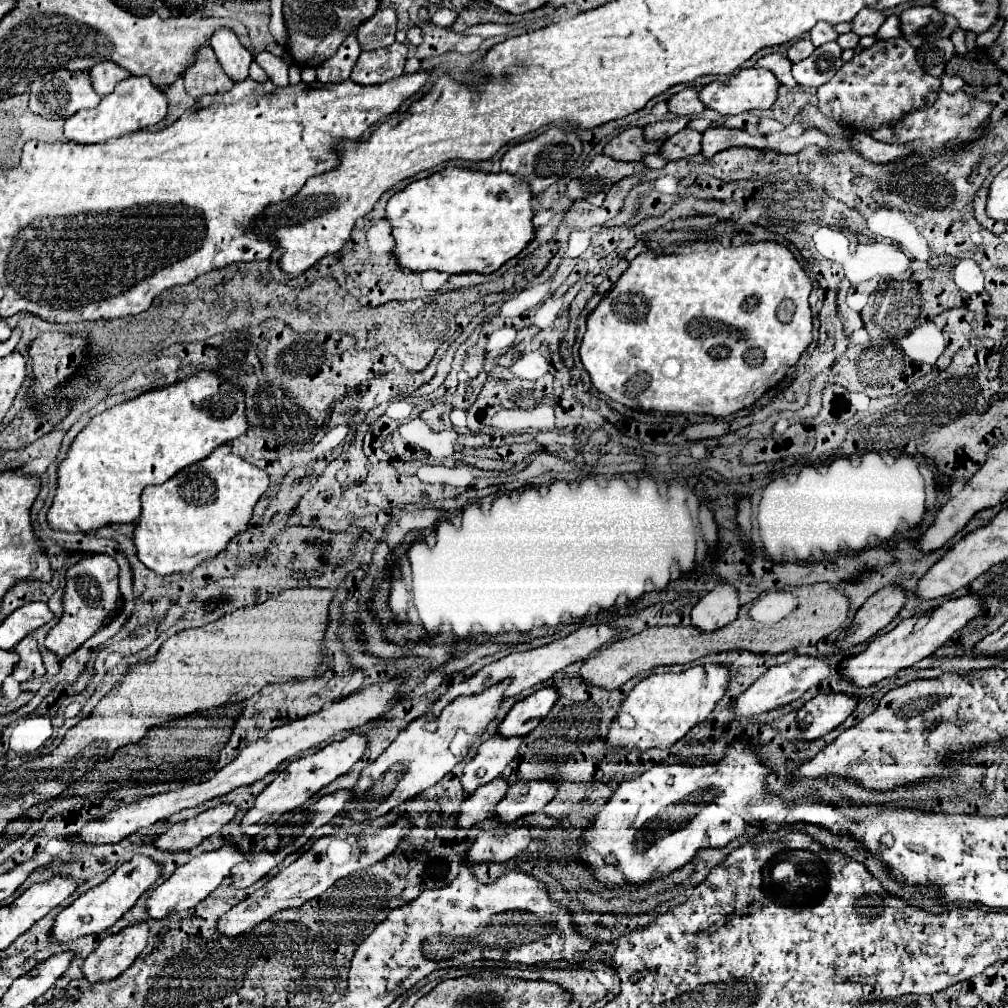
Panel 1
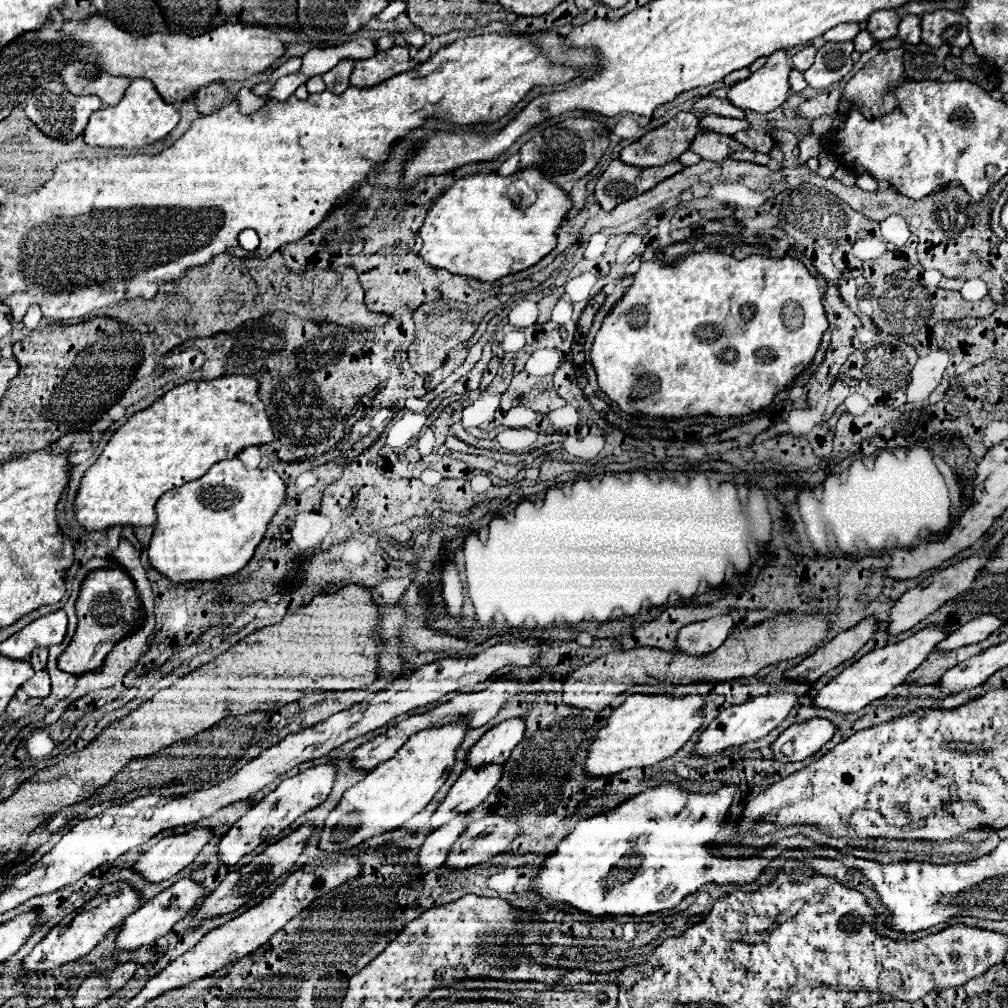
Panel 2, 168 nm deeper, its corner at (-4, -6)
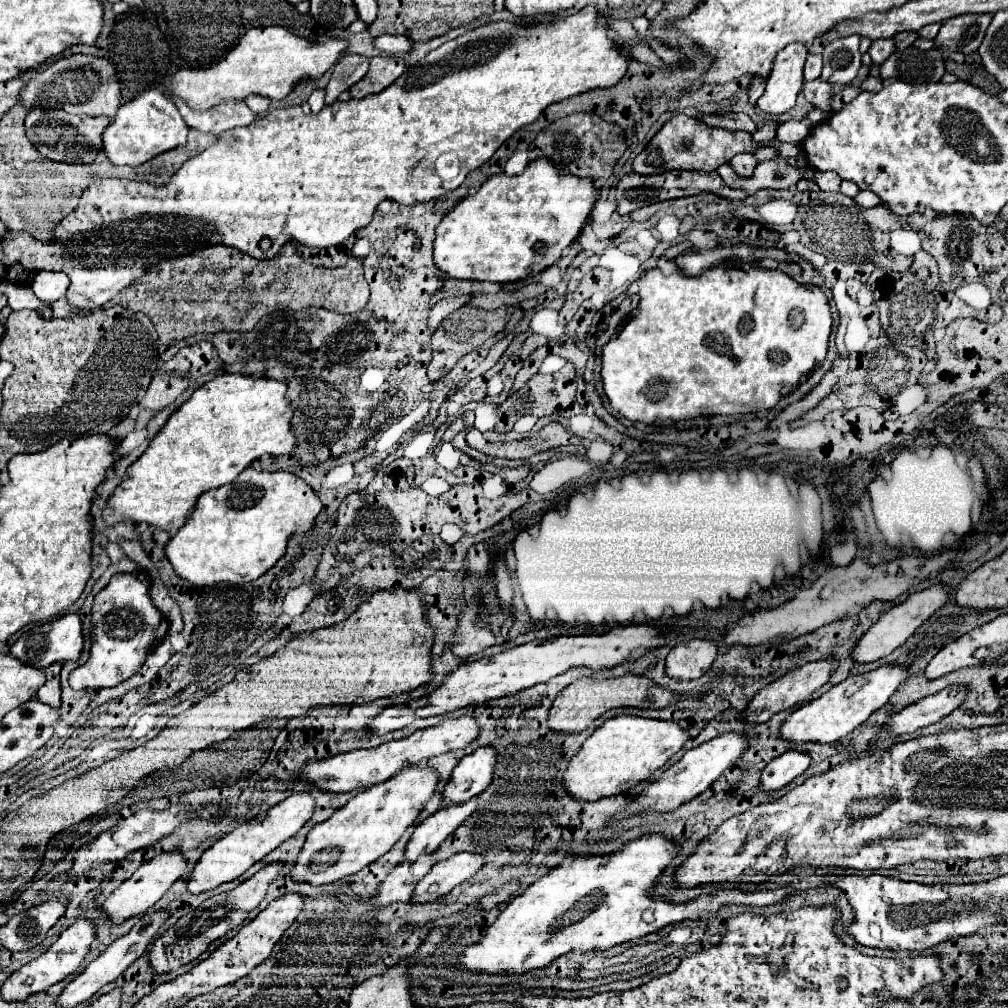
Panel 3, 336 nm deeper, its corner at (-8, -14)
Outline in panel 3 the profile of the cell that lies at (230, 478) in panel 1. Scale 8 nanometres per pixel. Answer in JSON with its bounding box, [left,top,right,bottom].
[166,466,322,586]

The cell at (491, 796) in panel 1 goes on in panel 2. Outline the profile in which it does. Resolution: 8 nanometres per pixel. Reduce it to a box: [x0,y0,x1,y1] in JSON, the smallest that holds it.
[418,812,470,872]

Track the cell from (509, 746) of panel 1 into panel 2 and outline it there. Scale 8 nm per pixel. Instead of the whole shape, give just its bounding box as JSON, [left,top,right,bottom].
[440,764,502,812]

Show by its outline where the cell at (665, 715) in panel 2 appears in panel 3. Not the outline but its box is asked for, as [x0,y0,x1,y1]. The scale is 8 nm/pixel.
[562,716,688,802]

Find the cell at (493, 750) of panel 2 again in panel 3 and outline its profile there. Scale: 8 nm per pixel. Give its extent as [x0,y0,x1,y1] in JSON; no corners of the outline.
[442,748,496,808]

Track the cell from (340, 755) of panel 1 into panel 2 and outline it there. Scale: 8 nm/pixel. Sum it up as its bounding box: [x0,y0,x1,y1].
[220,762,338,866]

